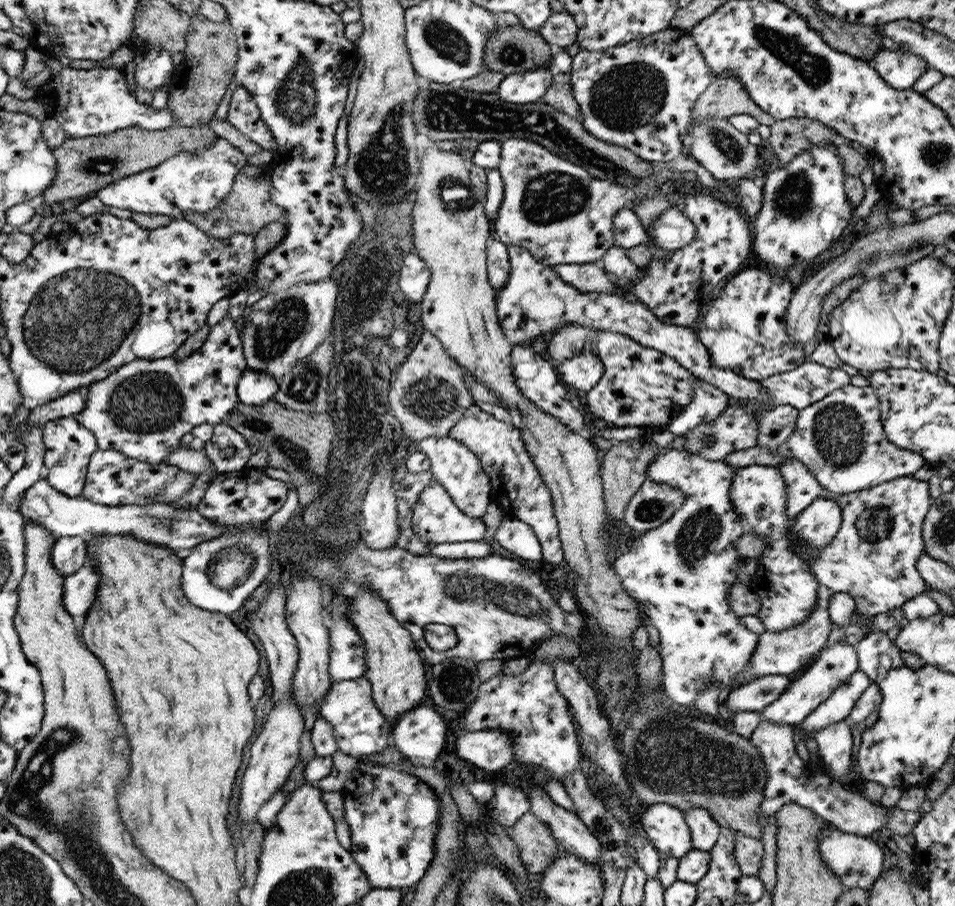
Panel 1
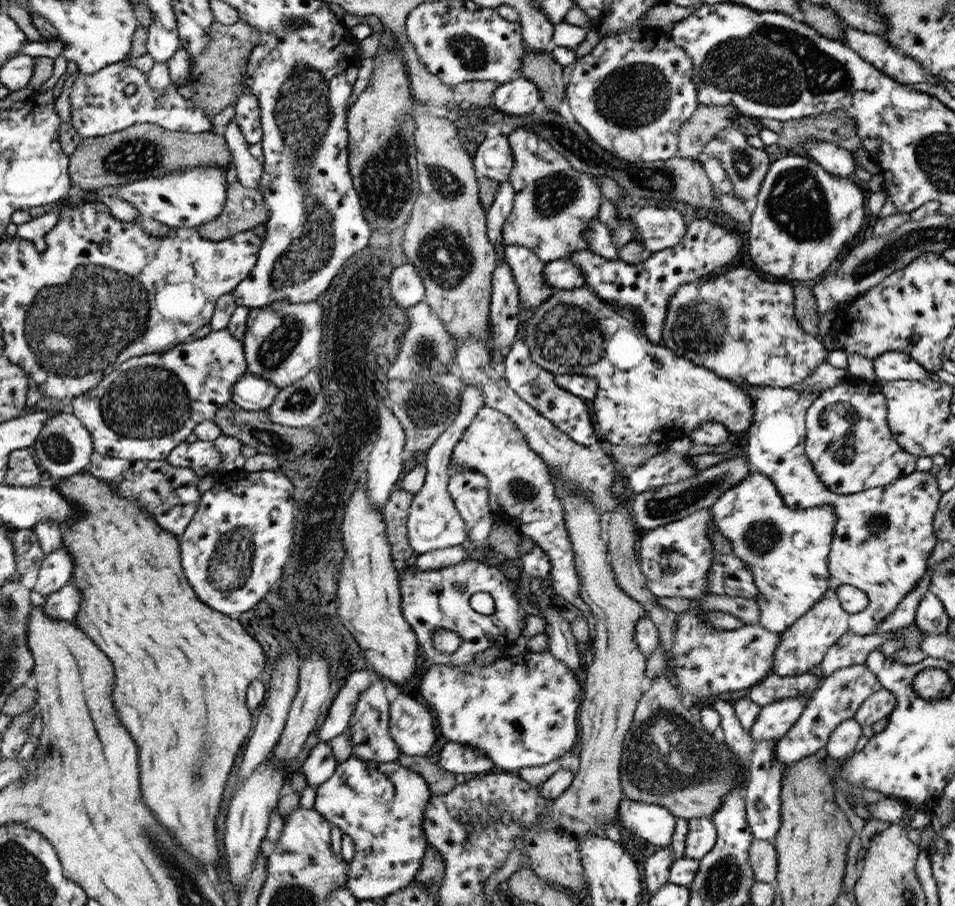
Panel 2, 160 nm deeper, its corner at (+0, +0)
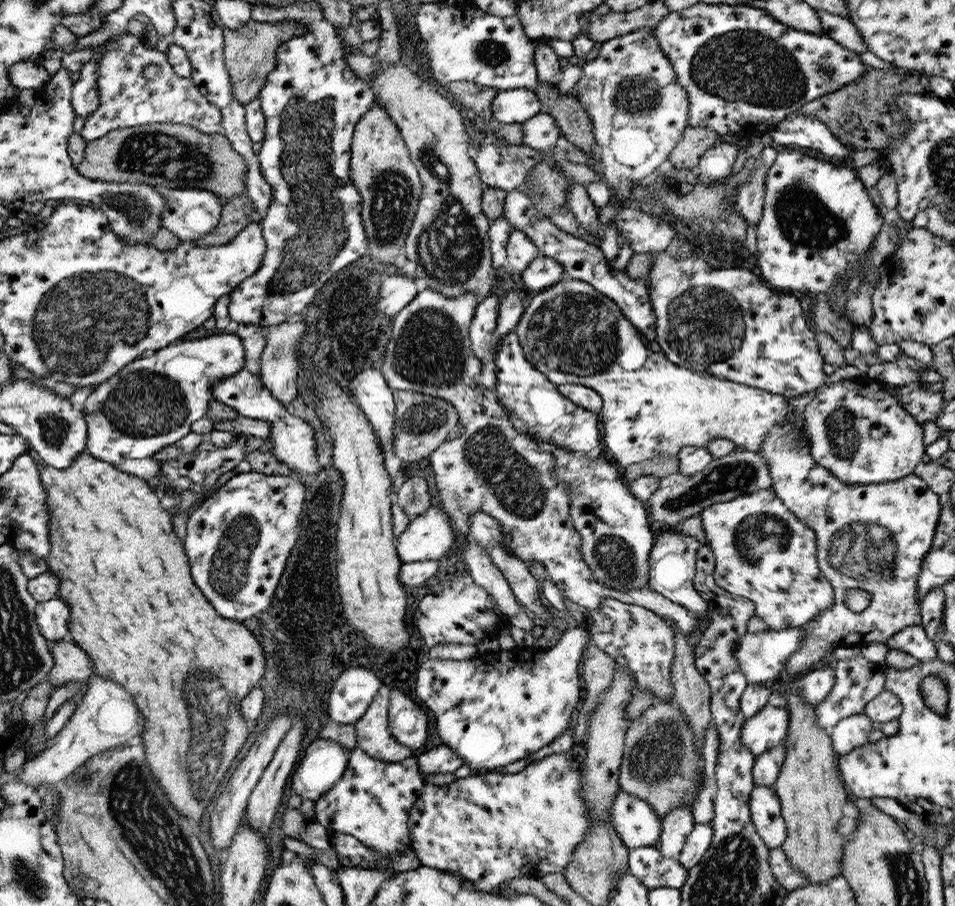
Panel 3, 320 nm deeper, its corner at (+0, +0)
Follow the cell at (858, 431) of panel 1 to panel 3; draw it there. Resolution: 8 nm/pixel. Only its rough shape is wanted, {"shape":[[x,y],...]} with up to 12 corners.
{"shape":[[865,376],[803,417],[810,456],[847,485],[900,480],[923,428]]}

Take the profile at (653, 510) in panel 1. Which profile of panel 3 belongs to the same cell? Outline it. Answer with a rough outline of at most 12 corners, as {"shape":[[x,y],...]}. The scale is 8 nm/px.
{"shape":[[734,450],[693,474],[661,477],[650,522],[773,488],[767,460]]}

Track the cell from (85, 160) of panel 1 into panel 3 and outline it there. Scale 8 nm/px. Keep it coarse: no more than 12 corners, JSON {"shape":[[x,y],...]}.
{"shape":[[174,123],[87,141],[82,176],[247,192],[221,132]]}

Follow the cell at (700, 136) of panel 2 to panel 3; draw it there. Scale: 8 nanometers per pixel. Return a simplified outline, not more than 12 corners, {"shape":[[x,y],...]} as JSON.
{"shape":[[688,125],[670,151],[676,168],[692,168],[719,134]]}

